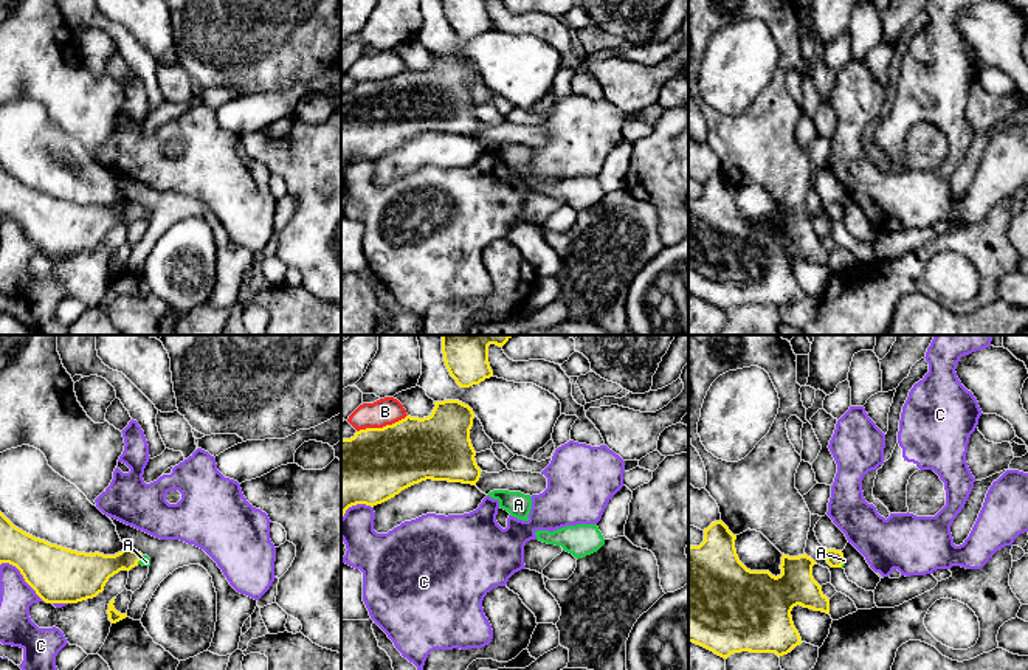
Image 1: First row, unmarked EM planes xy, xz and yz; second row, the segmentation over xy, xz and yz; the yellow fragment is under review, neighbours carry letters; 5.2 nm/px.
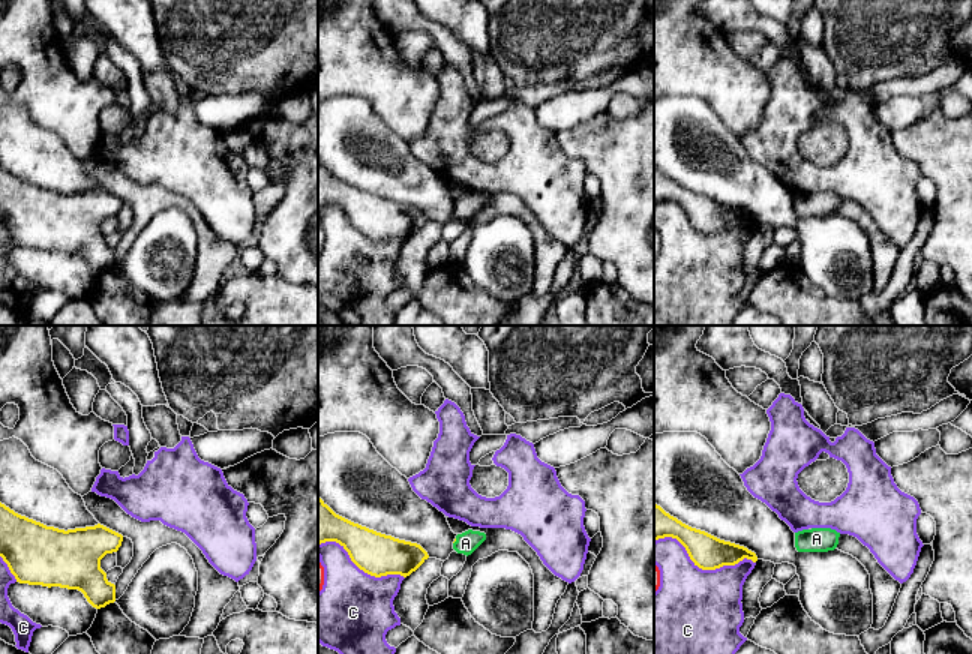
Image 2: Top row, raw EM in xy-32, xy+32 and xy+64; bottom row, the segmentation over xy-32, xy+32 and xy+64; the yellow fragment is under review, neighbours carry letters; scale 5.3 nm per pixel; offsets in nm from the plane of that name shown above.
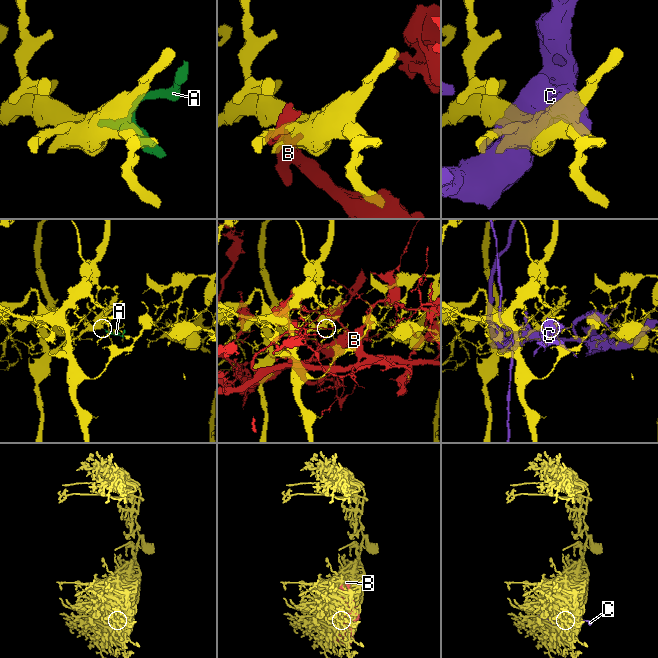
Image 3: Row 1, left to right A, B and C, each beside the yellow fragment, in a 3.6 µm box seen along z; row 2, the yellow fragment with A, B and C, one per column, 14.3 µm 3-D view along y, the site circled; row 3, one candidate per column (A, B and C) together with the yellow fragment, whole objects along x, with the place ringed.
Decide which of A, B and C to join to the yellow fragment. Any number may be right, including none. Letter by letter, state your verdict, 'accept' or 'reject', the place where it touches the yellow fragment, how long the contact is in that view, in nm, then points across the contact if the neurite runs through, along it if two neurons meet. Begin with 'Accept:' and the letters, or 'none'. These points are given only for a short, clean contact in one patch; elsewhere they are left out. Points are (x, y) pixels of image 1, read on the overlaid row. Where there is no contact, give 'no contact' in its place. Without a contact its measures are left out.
Accept: A
A: accept; contact xy (140, 559); length 60 nm; way xy (93, 571), (121, 560), (140, 559), (146, 562)
B: reject; contact xz (383, 427); length 280 nm
C: reject; contact xy (24, 577); length 300 nm

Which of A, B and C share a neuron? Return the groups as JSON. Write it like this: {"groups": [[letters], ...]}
{"groups": [["A"], ["B"], ["C"]]}

